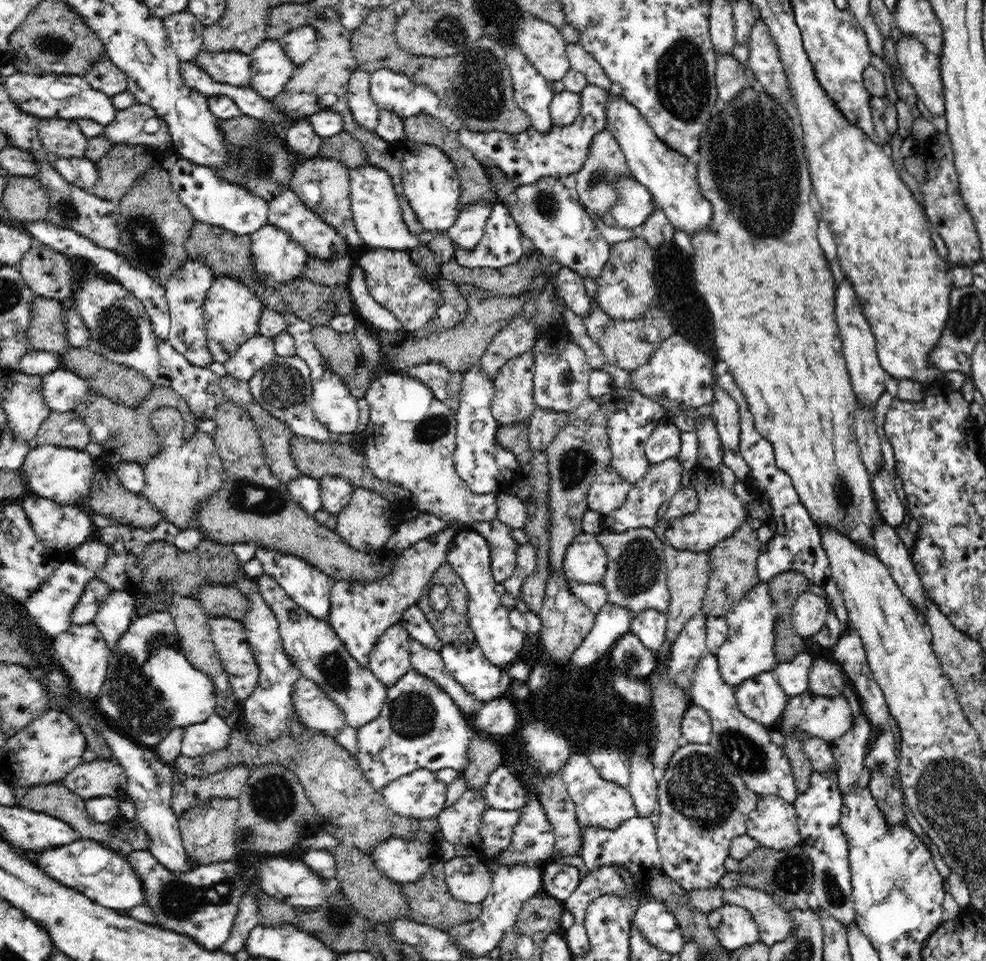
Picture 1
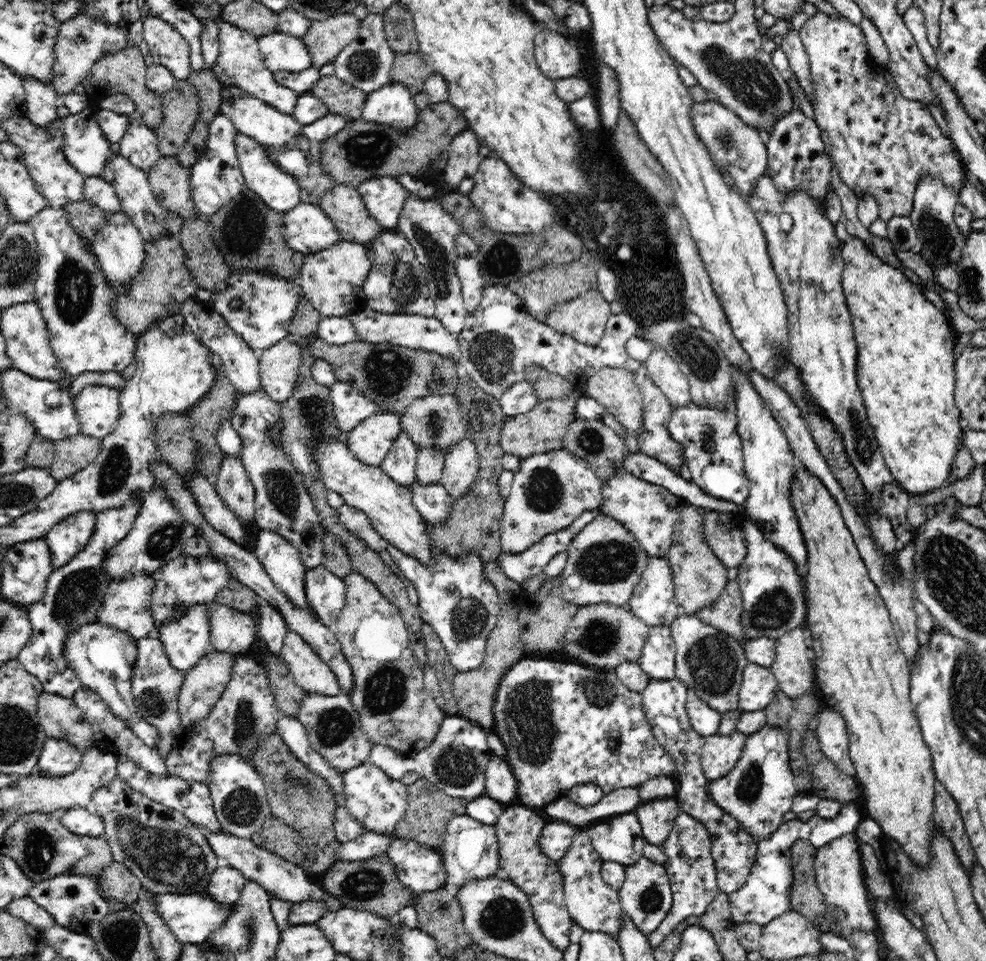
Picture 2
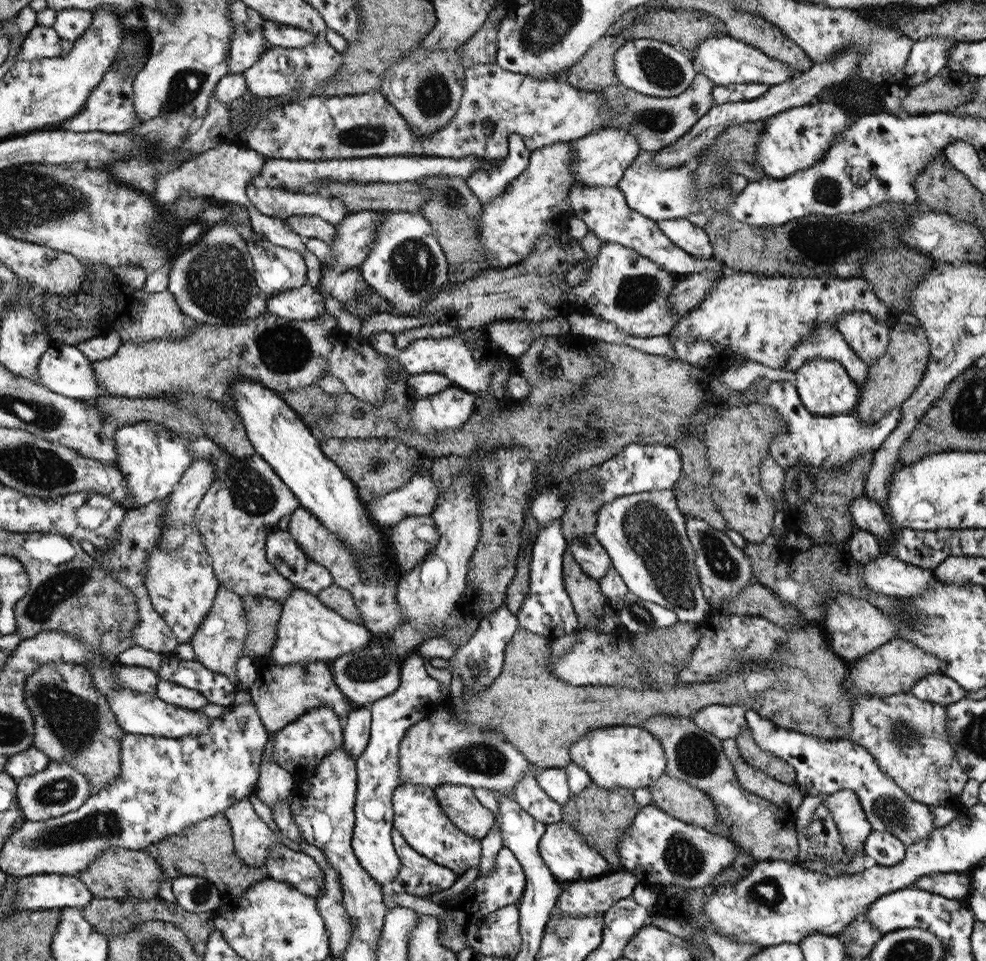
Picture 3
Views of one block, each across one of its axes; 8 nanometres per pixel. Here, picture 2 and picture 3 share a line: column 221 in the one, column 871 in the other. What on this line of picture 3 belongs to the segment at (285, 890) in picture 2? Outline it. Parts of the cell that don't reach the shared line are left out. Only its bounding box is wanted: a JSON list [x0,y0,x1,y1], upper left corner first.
[865,831,907,867]

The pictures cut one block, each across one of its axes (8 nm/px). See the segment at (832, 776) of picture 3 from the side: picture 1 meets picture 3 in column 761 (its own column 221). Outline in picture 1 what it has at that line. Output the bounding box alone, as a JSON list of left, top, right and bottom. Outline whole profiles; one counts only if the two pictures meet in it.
[181,712,232,757]

